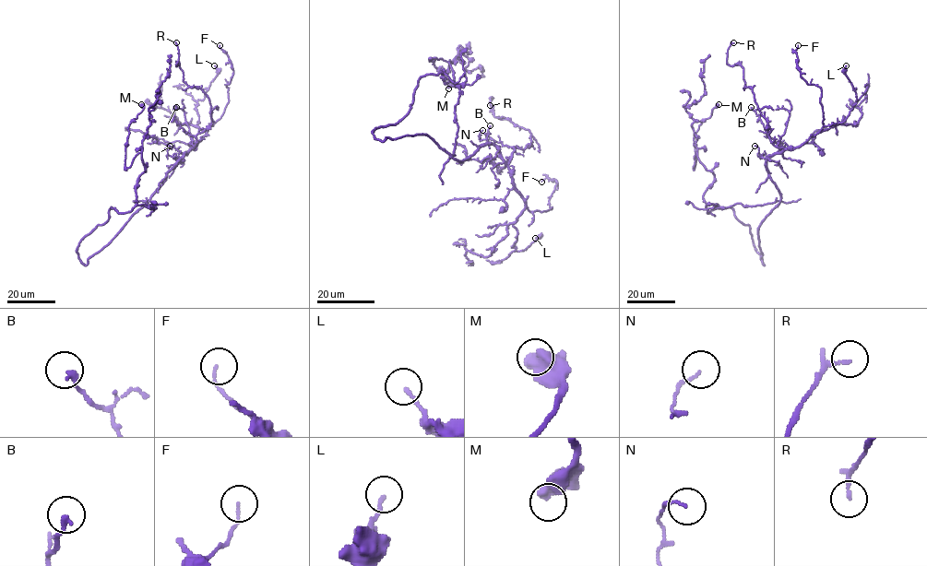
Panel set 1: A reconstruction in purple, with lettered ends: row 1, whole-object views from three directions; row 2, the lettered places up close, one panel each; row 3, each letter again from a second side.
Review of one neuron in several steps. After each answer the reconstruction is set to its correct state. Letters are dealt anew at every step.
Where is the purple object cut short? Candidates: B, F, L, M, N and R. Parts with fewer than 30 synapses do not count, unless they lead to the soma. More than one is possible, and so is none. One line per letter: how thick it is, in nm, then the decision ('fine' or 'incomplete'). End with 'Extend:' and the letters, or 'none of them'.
B: calibre 200 nm; fine
F: calibre 90 nm; fine
L: calibre 140 nm; fine
M: calibre 600 nm; fine
N: calibre 100 nm; fine
R: calibre 110 nm; fine
Extend: none of them

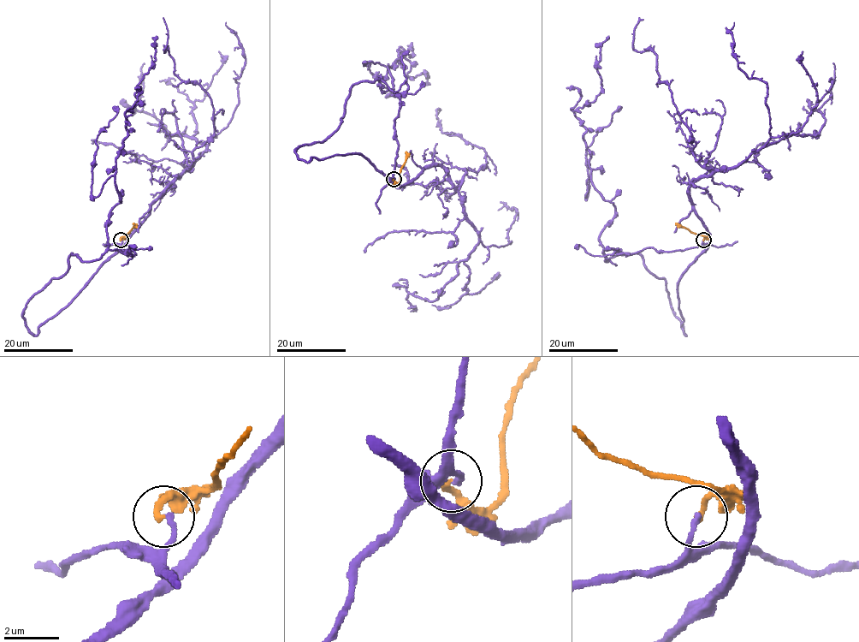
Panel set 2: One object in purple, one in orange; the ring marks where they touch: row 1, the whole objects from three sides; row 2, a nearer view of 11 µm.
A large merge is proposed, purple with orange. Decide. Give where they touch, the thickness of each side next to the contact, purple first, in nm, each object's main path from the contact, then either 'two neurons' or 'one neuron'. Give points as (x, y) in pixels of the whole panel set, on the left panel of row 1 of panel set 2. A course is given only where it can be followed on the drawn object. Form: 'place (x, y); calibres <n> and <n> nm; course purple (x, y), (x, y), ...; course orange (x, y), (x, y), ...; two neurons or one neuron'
place (121, 240); calibres 180 and 240 nm; course purple (121, 240), (127, 252), (72, 253), (26, 304), (26, 328), (57, 315), (206, 151), (135, 109), (144, 63); course orange (121, 240), (133, 228), (133, 222); one neuron

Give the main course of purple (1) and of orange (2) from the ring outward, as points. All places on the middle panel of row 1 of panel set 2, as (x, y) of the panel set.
1: (393, 179), (400, 98), (356, 82), (297, 156), (360, 154), (399, 185), (441, 165), (478, 235), (417, 308)
2: (393, 179), (397, 182), (399, 181), (405, 151)

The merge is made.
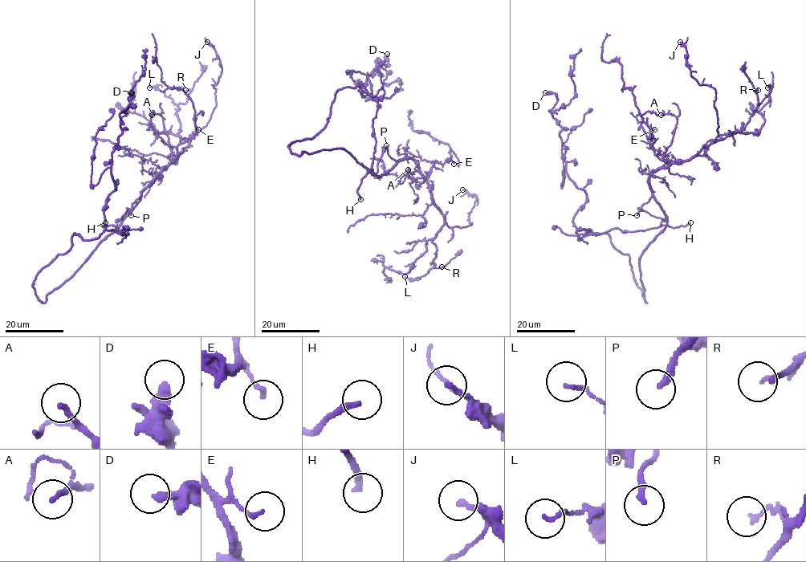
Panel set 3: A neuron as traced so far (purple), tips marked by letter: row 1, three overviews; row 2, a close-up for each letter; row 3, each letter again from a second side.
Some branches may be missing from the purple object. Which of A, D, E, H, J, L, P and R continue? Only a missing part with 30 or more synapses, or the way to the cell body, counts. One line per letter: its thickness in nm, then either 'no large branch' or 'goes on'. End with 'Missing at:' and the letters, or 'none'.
A: 200 nm | no large branch
D: 320 nm | no large branch
E: 140 nm | no large branch
H: 240 nm | goes on
J: 180 nm | no large branch
L: 120 nm | no large branch
P: 200 nm | goes on
R: 140 nm | no large branch
Missing at: H, P

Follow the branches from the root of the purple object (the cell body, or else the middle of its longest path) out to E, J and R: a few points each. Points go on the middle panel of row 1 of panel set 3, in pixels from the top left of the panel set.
E: (373, 156), (372, 171), (377, 176), (406, 158), (426, 179), (433, 160), (453, 164)
J: (373, 156), (372, 171), (377, 176), (412, 158), (449, 227), (471, 224), (469, 213), (477, 198), (462, 189)
R: (373, 156), (377, 176), (404, 159), (417, 163), (444, 217), (432, 241), (432, 262), (441, 266)

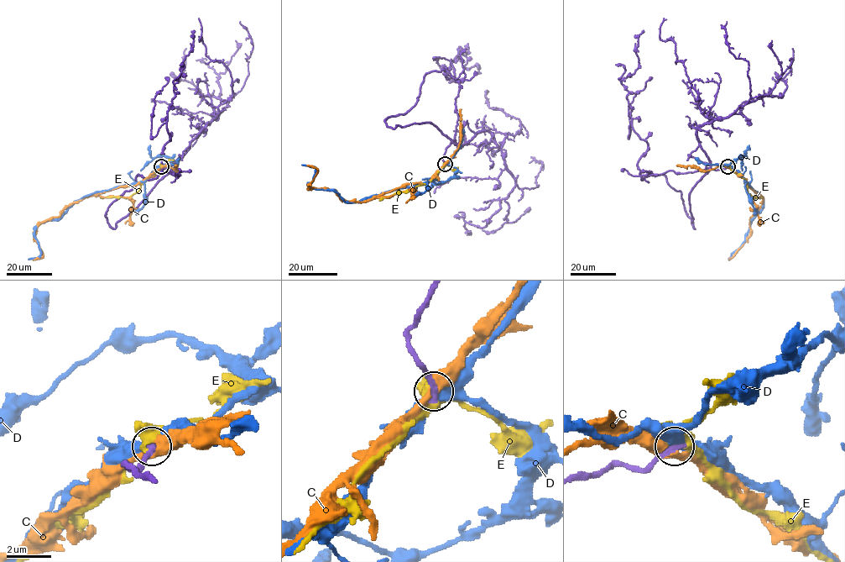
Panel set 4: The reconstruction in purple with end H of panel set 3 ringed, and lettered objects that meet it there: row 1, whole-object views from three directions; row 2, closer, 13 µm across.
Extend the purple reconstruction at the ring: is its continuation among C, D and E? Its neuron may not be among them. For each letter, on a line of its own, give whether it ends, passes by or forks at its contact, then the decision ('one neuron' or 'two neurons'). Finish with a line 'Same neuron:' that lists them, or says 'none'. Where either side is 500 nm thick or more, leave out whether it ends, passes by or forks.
C: it passes by; two neurons
D: it passes by; two neurons
E: it forks there; one neuron
Same neuron: E

